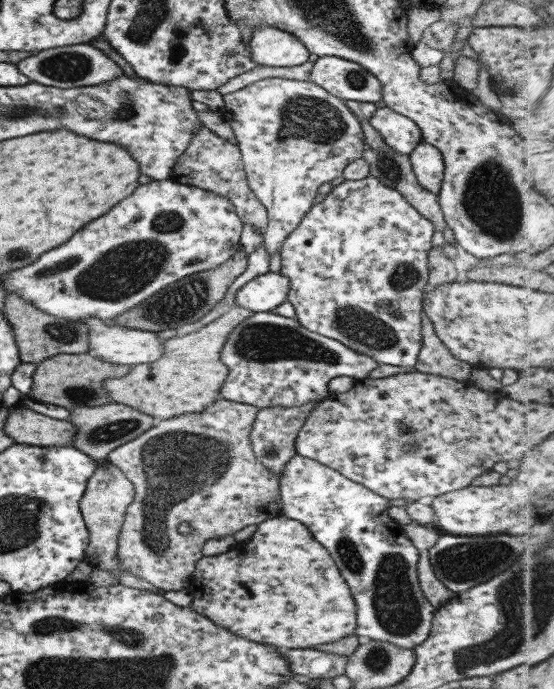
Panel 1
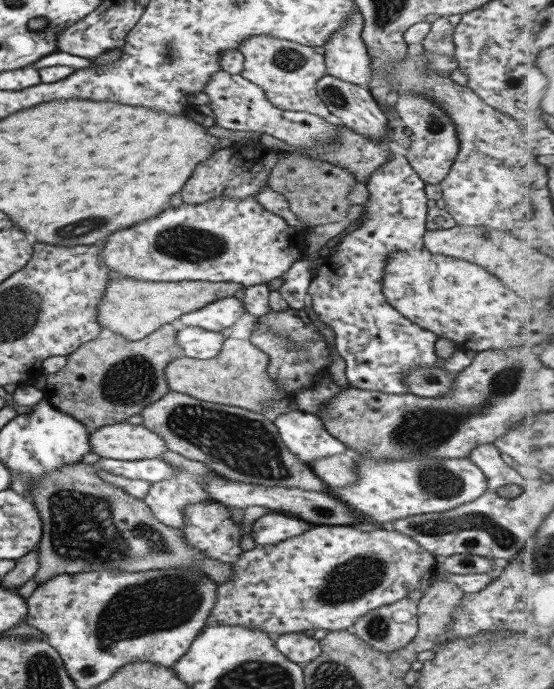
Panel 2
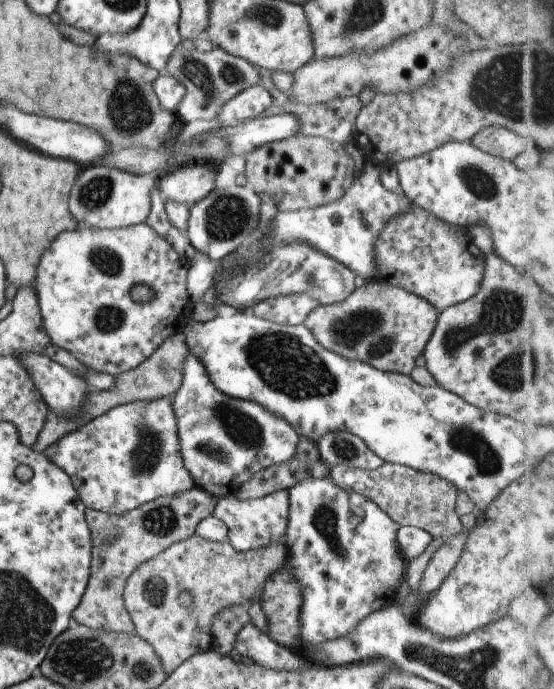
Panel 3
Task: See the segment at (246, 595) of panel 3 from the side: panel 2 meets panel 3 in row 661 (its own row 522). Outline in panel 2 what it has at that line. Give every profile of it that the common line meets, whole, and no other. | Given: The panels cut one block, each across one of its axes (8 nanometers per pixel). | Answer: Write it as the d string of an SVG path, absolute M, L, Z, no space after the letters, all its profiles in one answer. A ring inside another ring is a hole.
M166 450L160 455L159 460L166 462L170 467L178 470L174 477L150 483L149 491L144 500L152 510L152 514L164 524L164 526L180 529L184 526L184 510L190 504L200 504L202 502L215 502L210 497L210 493L204 489L206 476L213 476L214 472L206 464L189 460L174 451Z

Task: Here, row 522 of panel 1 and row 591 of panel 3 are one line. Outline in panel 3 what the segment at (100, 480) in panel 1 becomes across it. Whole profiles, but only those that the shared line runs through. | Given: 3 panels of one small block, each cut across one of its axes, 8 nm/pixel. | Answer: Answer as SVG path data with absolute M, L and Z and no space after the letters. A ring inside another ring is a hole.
M198 486L174 496L161 496L123 515L86 508L92 537L91 571L80 604L72 616L94 631L132 634L135 626L123 601L126 579L147 560L195 534L201 520L212 515L218 499Z

